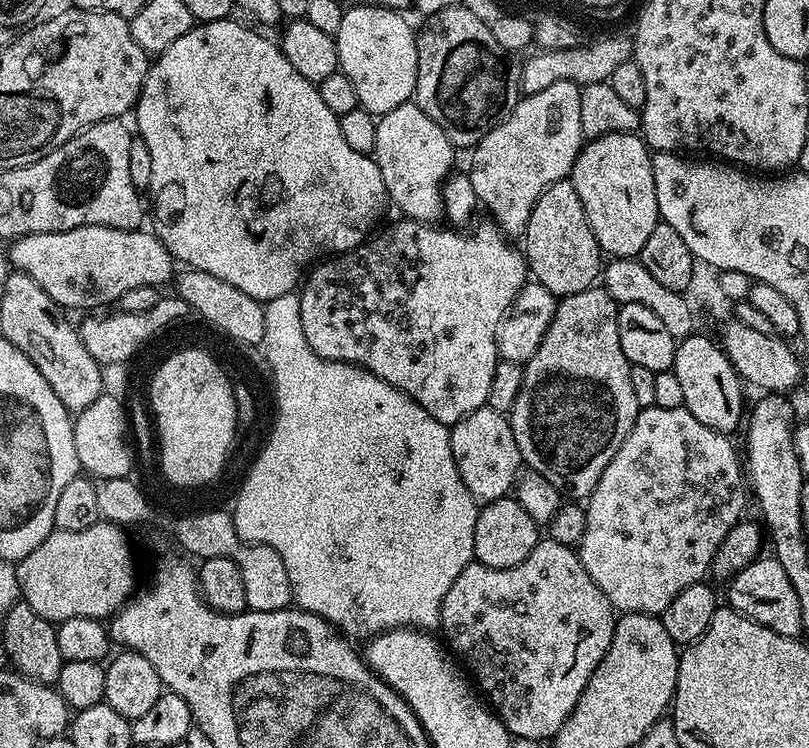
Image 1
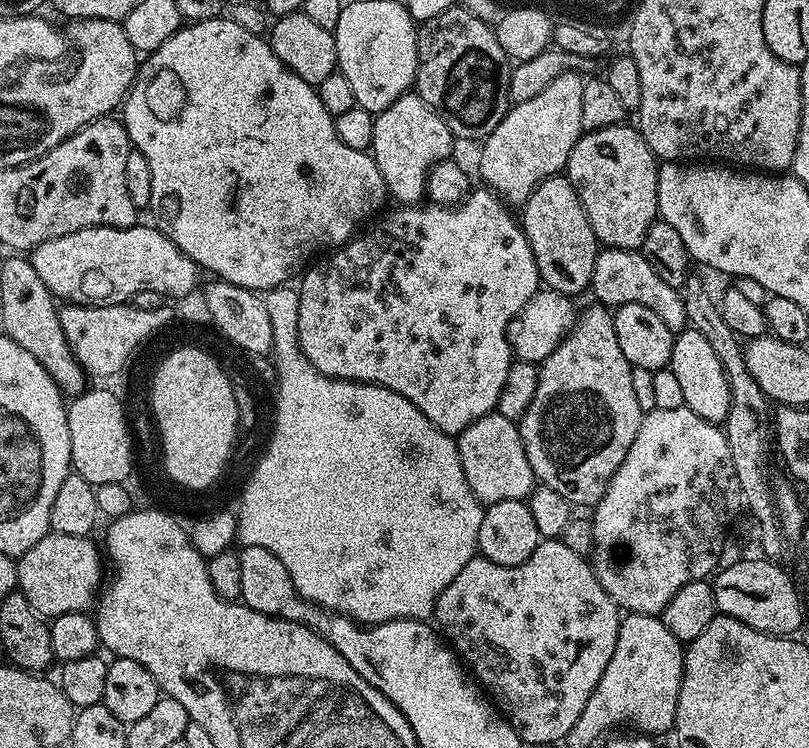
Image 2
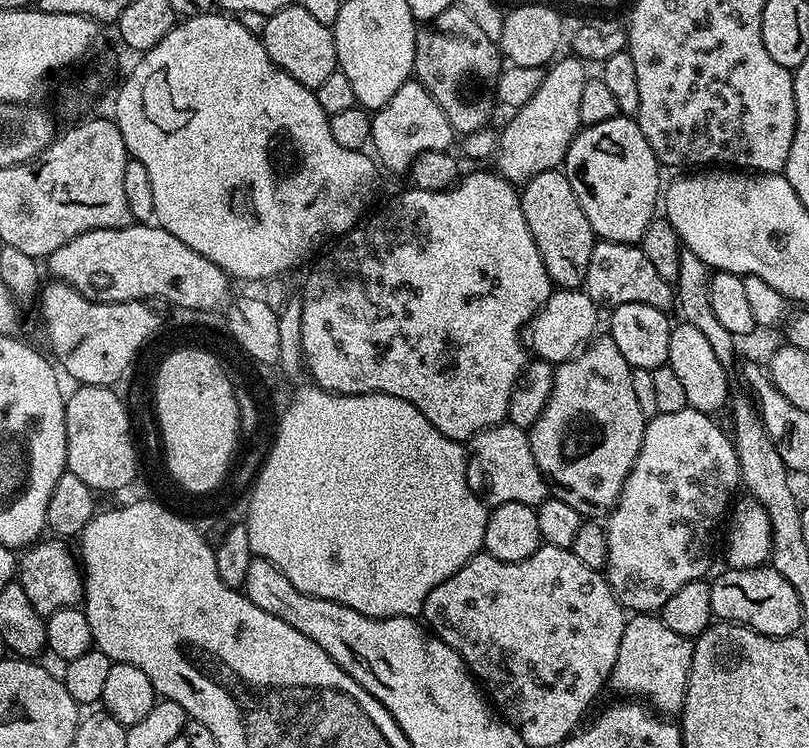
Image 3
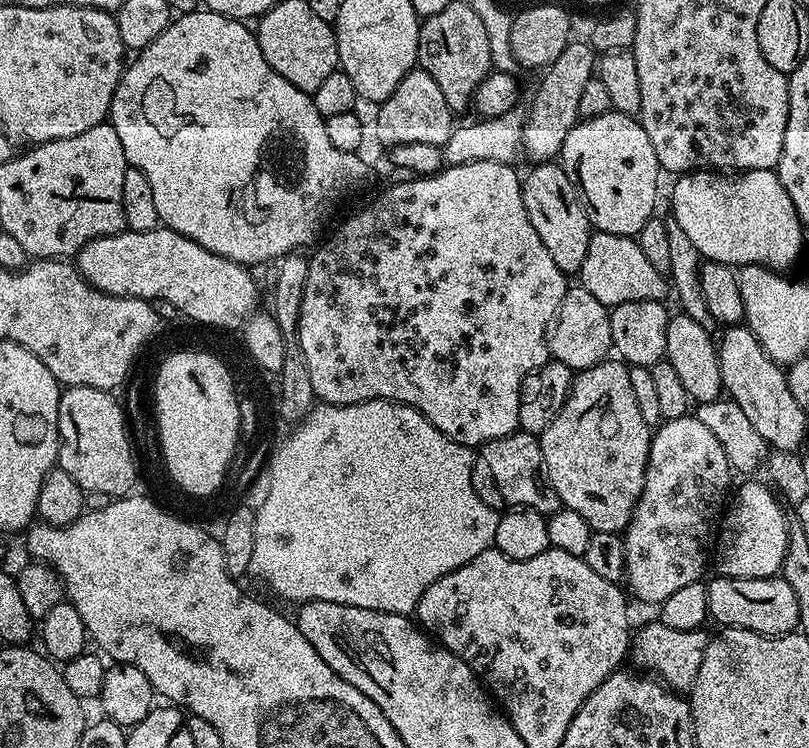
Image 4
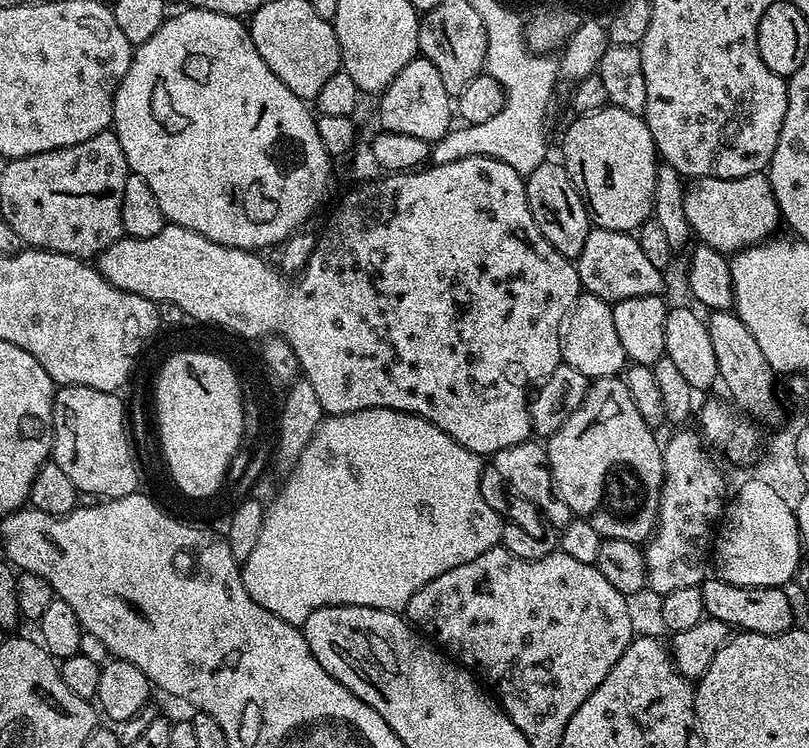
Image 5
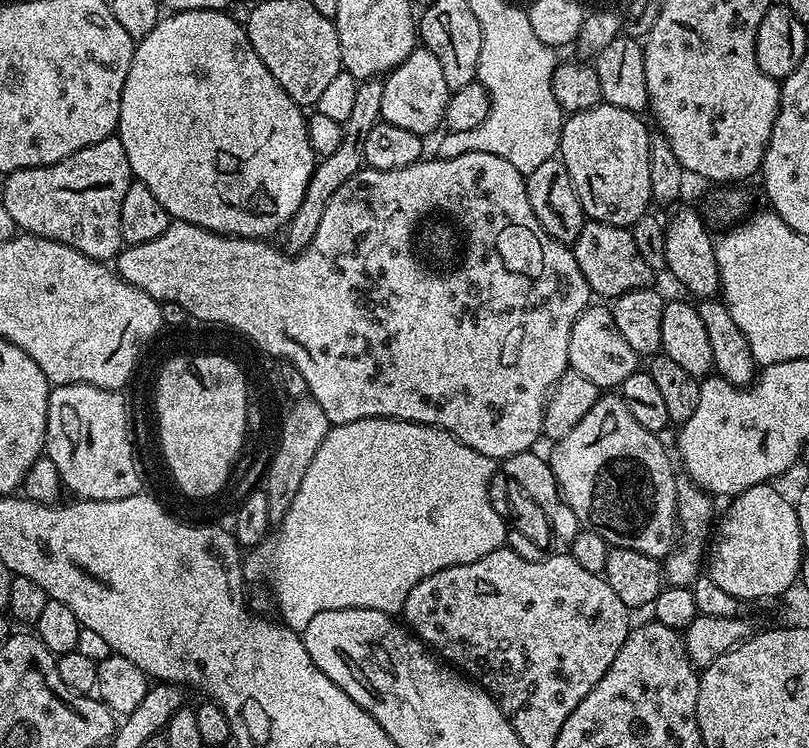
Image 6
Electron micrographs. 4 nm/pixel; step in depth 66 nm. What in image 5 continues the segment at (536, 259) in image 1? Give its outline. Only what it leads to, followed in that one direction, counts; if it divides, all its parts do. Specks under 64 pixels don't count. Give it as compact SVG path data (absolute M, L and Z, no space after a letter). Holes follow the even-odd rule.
M563 163L540 164L538 170L527 173L524 189L530 214L534 214L534 226L542 230L542 238L546 238L546 242L550 242L550 246L554 246L558 254L569 258L580 256L582 245L586 243L586 234L590 231L590 221L584 200L578 194Z

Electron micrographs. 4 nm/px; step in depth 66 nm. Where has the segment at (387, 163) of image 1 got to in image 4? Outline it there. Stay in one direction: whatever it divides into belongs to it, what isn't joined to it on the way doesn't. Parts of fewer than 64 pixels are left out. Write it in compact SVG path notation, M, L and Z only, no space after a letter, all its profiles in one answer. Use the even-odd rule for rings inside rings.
M419 66L408 72L406 78L402 78L402 82L398 82L398 90L394 90L394 94L390 94L390 98L386 98L380 103L375 112L376 136L382 143L388 144L387 146L409 144L410 142L430 142L442 146L450 138L454 127L452 107L448 105L446 97L442 95L438 82L434 82L434 78L430 78L430 74L426 74Z

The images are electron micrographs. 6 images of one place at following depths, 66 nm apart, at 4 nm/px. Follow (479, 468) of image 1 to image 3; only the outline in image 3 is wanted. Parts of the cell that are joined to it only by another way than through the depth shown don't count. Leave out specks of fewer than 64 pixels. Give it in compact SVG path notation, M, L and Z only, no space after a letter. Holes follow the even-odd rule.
M507 422L490 426L472 437L470 456L475 467L477 464L484 475L484 484L488 487L487 499L492 499L493 505L524 503L538 506L543 500L549 499L549 485L538 462L534 462L534 450L530 450L530 438L525 429Z

